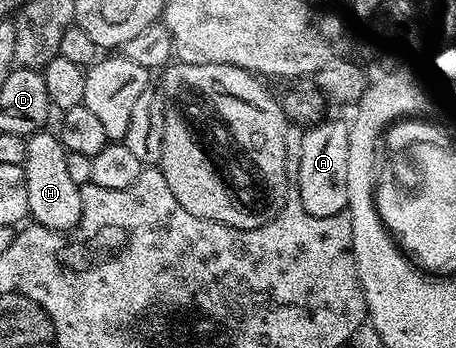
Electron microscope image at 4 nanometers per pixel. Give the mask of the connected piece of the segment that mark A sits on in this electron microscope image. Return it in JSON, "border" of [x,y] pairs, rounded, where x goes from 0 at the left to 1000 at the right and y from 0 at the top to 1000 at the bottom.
{"border":[[[717,339],[697,348],[689,365],[664,374],[658,405],[658,497],[654,540],[658,578],[684,624],[728,624],[748,618],[768,592],[763,578],[763,417],[768,414],[768,371],[741,342]]]}

